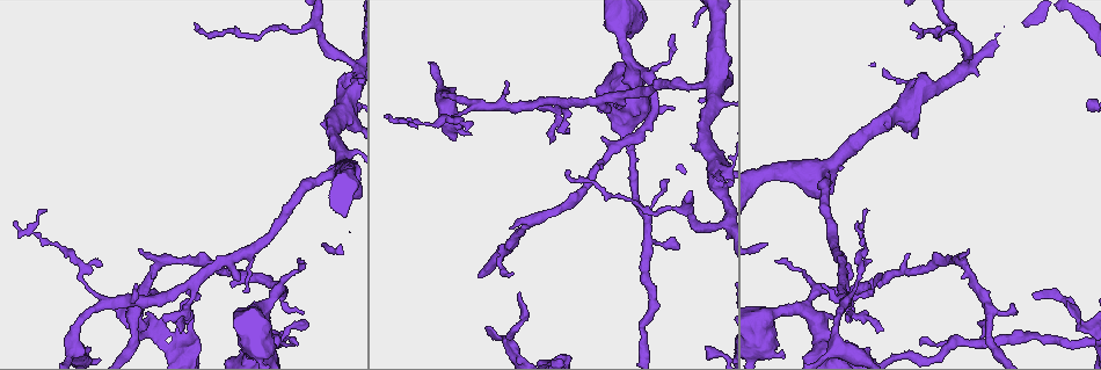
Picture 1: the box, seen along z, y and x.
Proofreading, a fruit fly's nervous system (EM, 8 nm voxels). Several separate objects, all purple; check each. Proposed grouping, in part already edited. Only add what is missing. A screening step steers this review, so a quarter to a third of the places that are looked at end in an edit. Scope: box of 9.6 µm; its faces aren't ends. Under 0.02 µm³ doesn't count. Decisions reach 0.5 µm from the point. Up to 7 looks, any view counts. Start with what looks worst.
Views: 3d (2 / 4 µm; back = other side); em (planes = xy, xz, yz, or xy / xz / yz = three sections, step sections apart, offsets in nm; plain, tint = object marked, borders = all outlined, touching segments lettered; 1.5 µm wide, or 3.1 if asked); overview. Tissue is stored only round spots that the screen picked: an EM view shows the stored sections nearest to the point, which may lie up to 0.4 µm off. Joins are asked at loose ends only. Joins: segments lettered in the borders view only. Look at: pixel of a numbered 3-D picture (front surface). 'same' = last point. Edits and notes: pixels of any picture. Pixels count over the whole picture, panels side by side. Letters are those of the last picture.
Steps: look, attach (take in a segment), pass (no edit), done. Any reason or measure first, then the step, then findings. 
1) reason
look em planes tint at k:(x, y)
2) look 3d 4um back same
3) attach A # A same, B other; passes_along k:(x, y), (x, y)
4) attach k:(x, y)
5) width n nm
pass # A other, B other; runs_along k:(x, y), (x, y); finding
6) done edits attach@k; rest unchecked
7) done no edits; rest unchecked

an open end
look 3d 4um at 1:(506, 80)

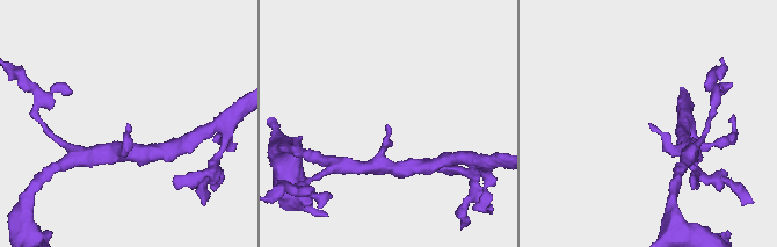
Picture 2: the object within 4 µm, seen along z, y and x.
shape alone is not enough
look em xz step 8 tint at 2:(389, 126)

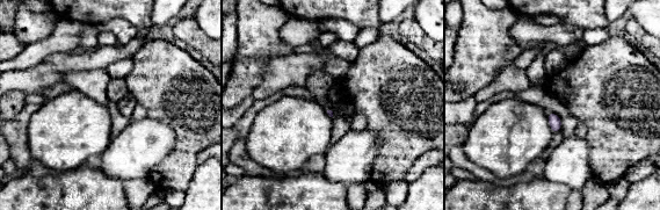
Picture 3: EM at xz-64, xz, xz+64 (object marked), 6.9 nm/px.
see the neighbours
look em xz step 8 borders same

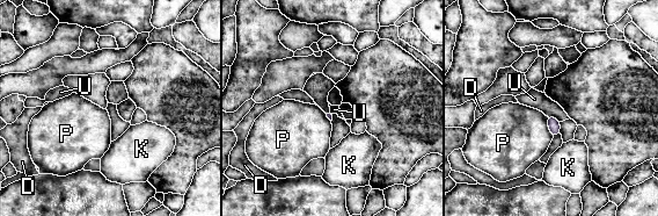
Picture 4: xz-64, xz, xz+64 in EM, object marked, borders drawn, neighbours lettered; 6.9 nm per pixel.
pass # D other, K other, P other, U other; border 4:(547, 115), (553, 115), (560, 121); no lettered segment goes on from it

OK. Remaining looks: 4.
branch stops here
look em planes tint at 1:(487, 326)

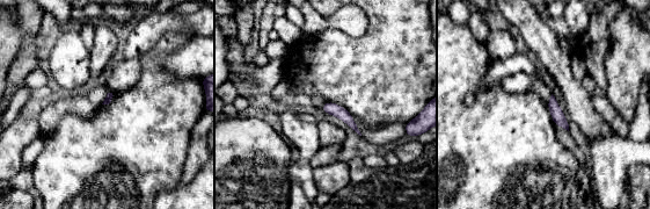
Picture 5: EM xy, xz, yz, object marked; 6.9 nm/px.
see the neighbours
look em planes borders same

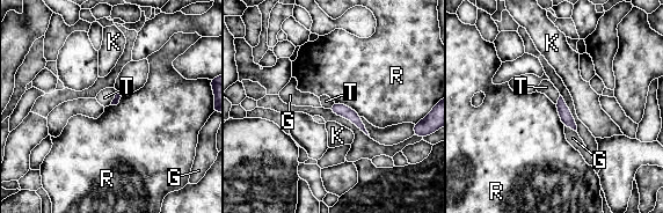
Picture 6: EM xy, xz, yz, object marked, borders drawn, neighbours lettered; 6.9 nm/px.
longest_contact R 200 nm
pass # G other, K other, R other, T other; no lettered segment goes on from it

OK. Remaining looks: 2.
look 3d 2um at 1:(231, 284)

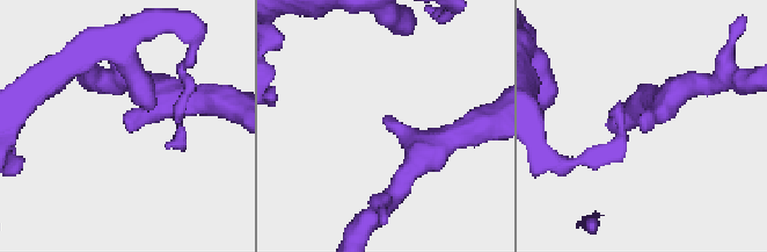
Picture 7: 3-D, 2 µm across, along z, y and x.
arm_widths 180, 240 nm
look em planes borders at 7:(387, 117)

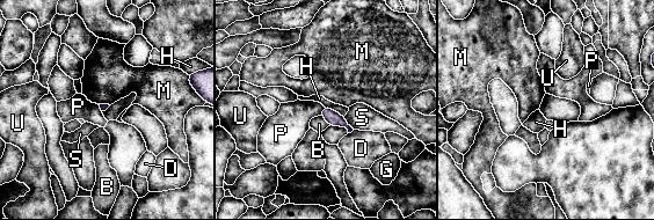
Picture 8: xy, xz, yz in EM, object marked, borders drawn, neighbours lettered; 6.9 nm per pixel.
pass # B other, D other, G other, H other, M other, P other, S other, U other; border 8:(324, 105), (343, 116); no lettered segment goes on from it

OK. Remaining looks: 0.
done no edits; rest unchecked

